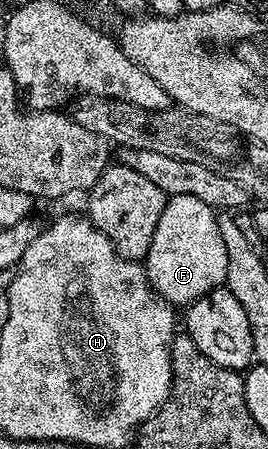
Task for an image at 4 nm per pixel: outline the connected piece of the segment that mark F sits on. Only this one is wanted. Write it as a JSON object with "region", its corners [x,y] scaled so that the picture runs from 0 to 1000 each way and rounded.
{"region":[[[631,437],[612,457],[612,474],[597,474],[582,519],[567,519],[567,546],[545,566],[537,592],[575,655],[664,688],[690,688],[780,648],[825,641],[851,608],[851,555],[836,555],[836,528],[813,508],[802,463],[761,457],[761,448],[743,448],[731,439]]]}

